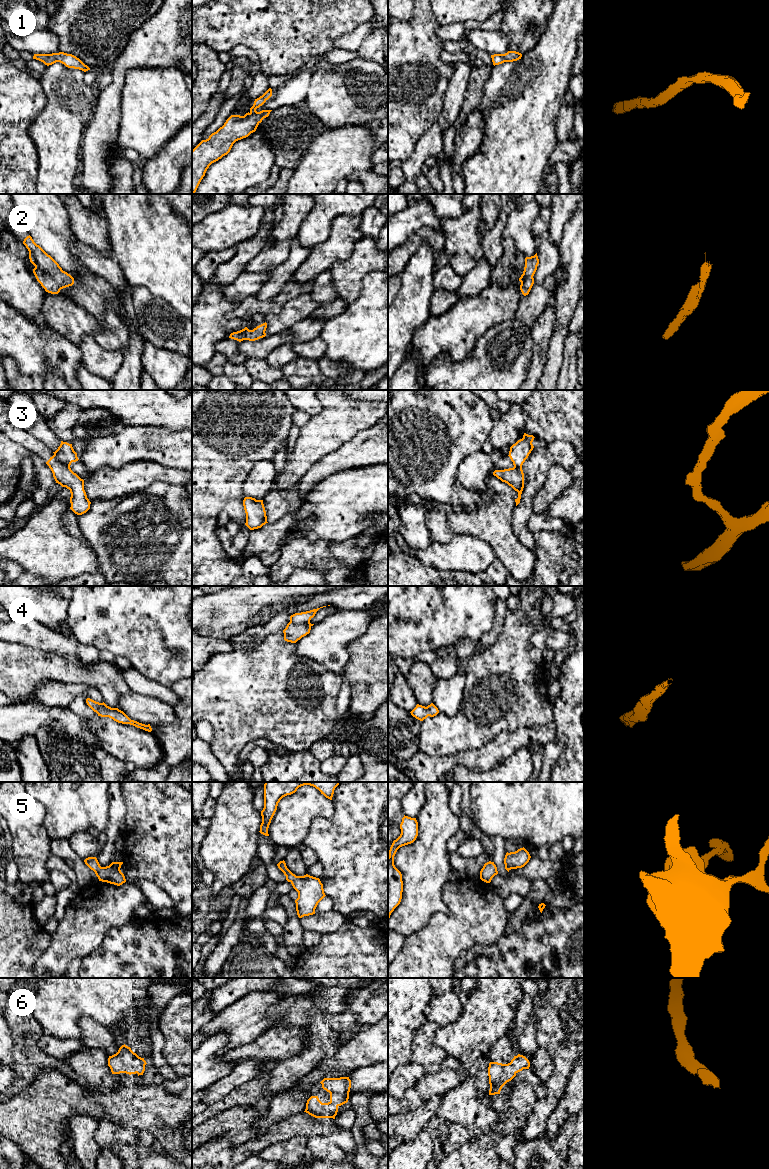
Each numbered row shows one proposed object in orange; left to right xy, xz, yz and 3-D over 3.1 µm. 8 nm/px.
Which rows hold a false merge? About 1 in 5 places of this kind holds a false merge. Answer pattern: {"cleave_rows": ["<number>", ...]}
{"cleave_rows": ["3"]}

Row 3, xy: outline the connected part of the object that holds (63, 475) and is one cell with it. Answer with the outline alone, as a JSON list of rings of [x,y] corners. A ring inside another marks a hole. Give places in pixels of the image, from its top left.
[[[55,455],[50,457],[46,464],[51,469],[56,483],[70,490],[70,509],[77,515],[86,513],[90,509],[91,502],[84,490],[84,480],[59,461]]]

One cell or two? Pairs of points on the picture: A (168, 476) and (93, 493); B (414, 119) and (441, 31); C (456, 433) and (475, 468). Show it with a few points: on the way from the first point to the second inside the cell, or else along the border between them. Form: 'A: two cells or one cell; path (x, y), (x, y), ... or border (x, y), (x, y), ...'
A: one cell; path (149, 475), (138, 475), (112, 483)
B: two cells; border (439, 25), (435, 33), (442, 40)
C: two cells; border (481, 449), (469, 454), (460, 463), (456, 475)

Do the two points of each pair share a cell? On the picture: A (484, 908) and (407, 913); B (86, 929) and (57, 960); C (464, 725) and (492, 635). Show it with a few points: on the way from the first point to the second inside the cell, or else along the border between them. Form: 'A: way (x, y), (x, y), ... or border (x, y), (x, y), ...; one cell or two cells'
A: border (443, 887), (446, 909), (436, 911), (427, 924); two cells
B: way (78, 937), (63, 952); one cell
C: border (503, 625), (499, 636), (491, 644), (480, 649); two cells

